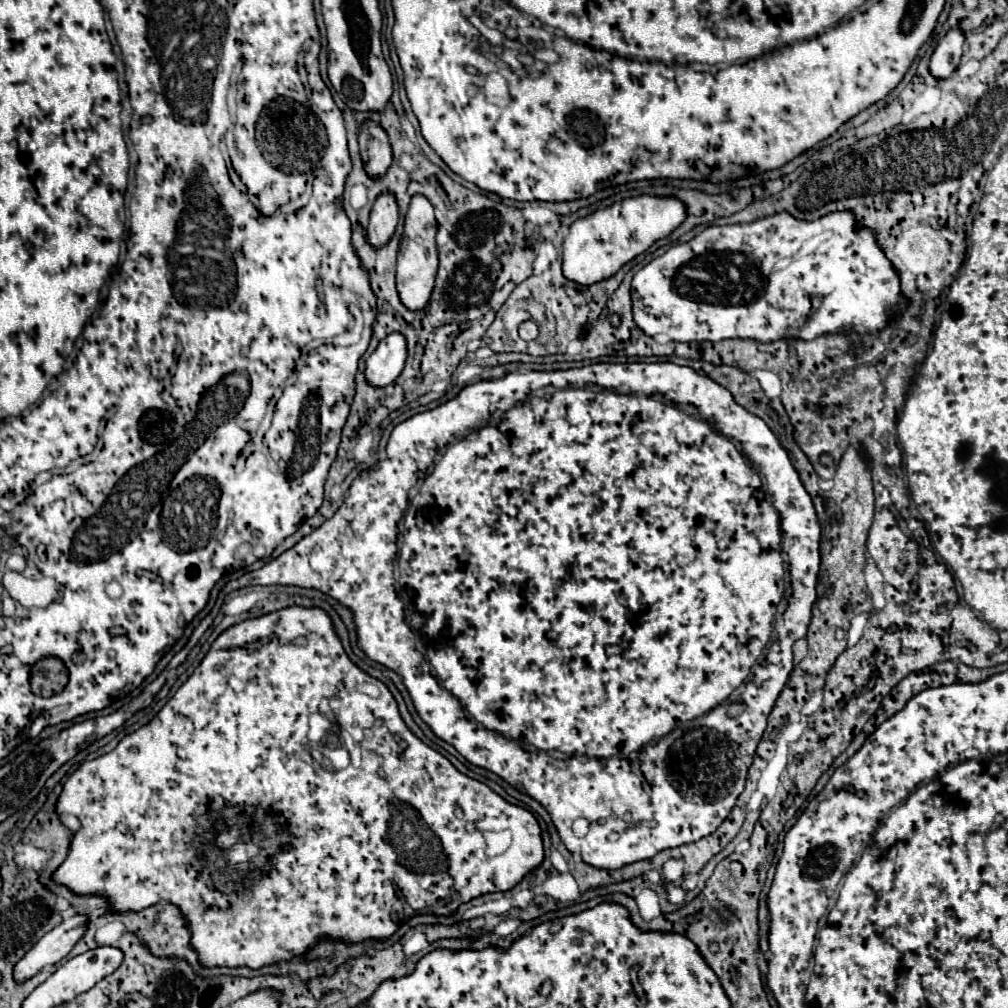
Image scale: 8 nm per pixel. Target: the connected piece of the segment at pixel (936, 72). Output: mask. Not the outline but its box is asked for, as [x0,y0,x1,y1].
[929,28,965,78]

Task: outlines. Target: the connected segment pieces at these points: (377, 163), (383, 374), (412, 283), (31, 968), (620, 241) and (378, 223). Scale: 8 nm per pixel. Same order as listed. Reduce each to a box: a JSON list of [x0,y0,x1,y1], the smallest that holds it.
[[359,120,391,178],[365,332,407,386],[397,194,439,310],[15,914,89,982],[563,194,687,286],[367,192,397,246]]

